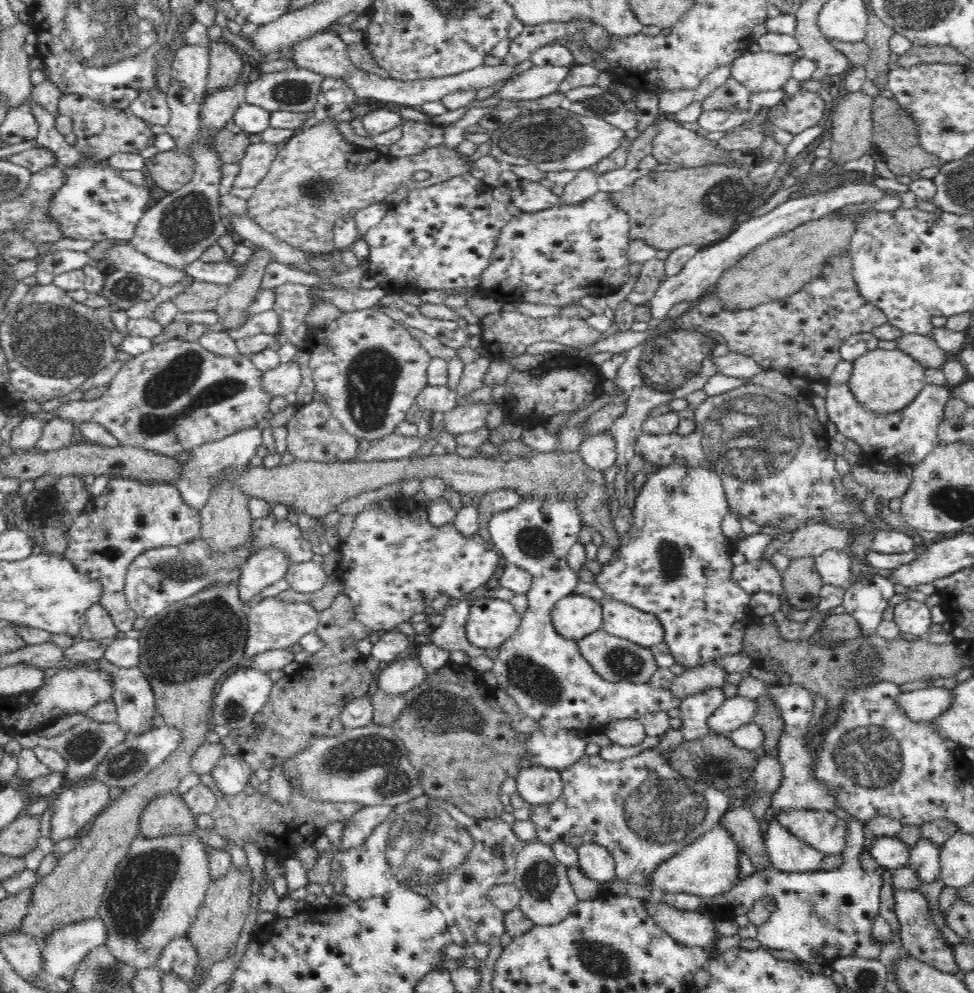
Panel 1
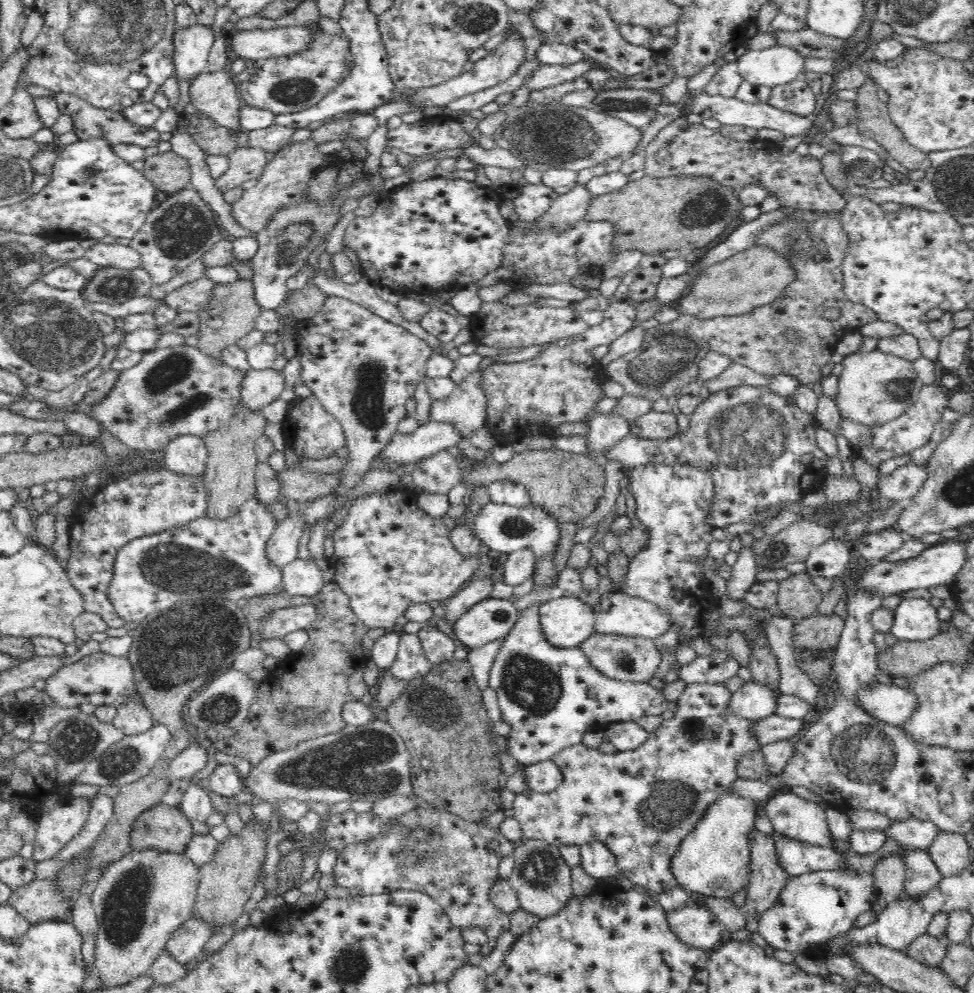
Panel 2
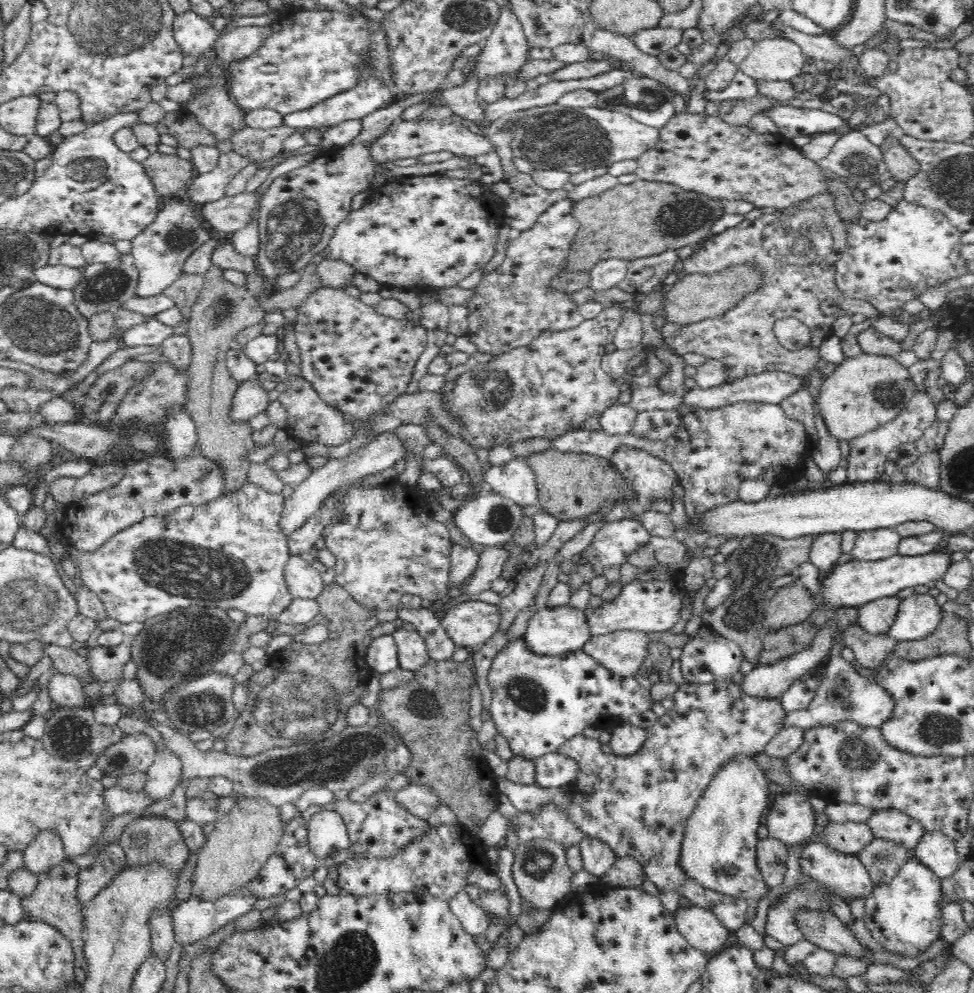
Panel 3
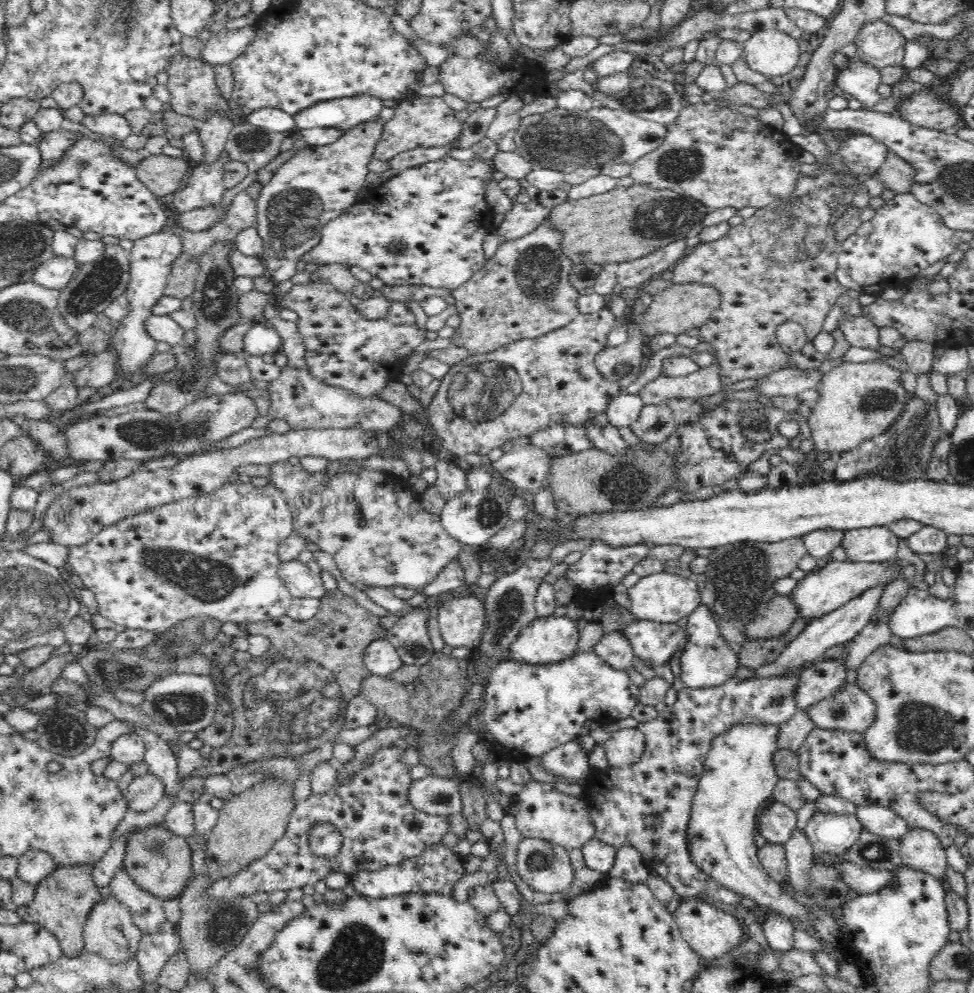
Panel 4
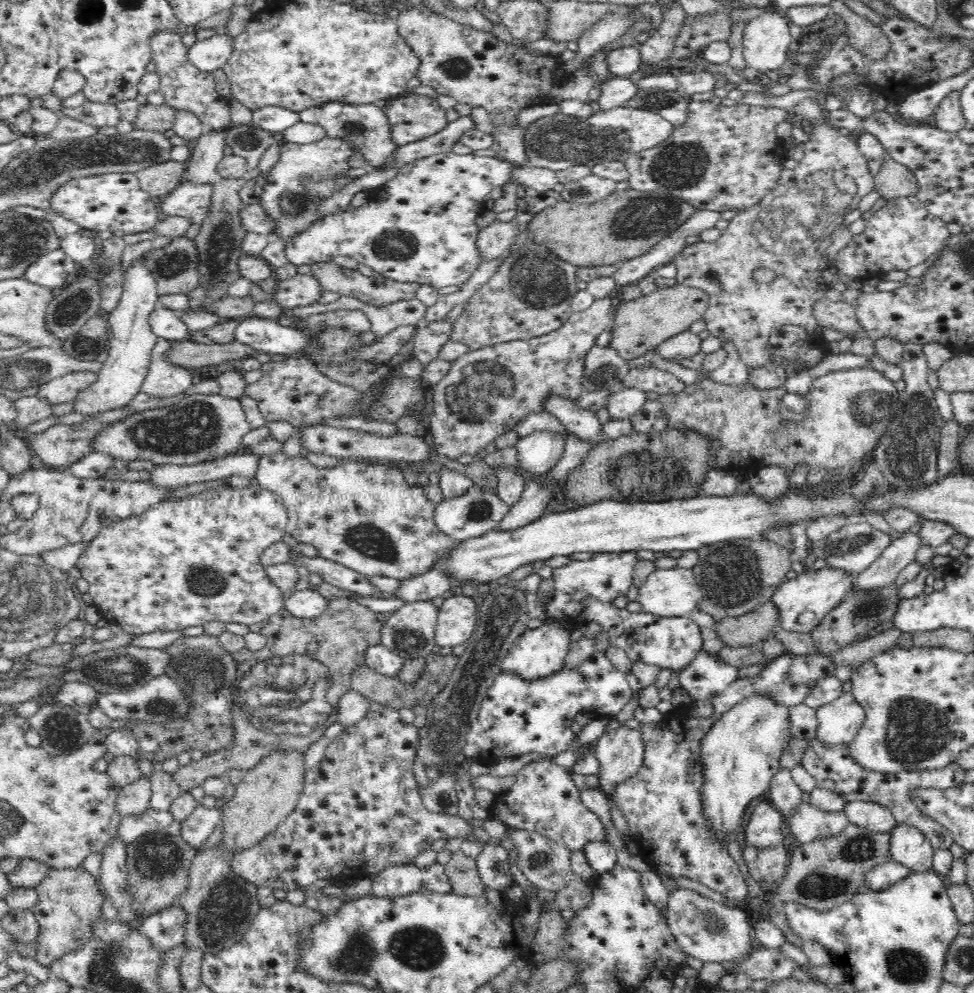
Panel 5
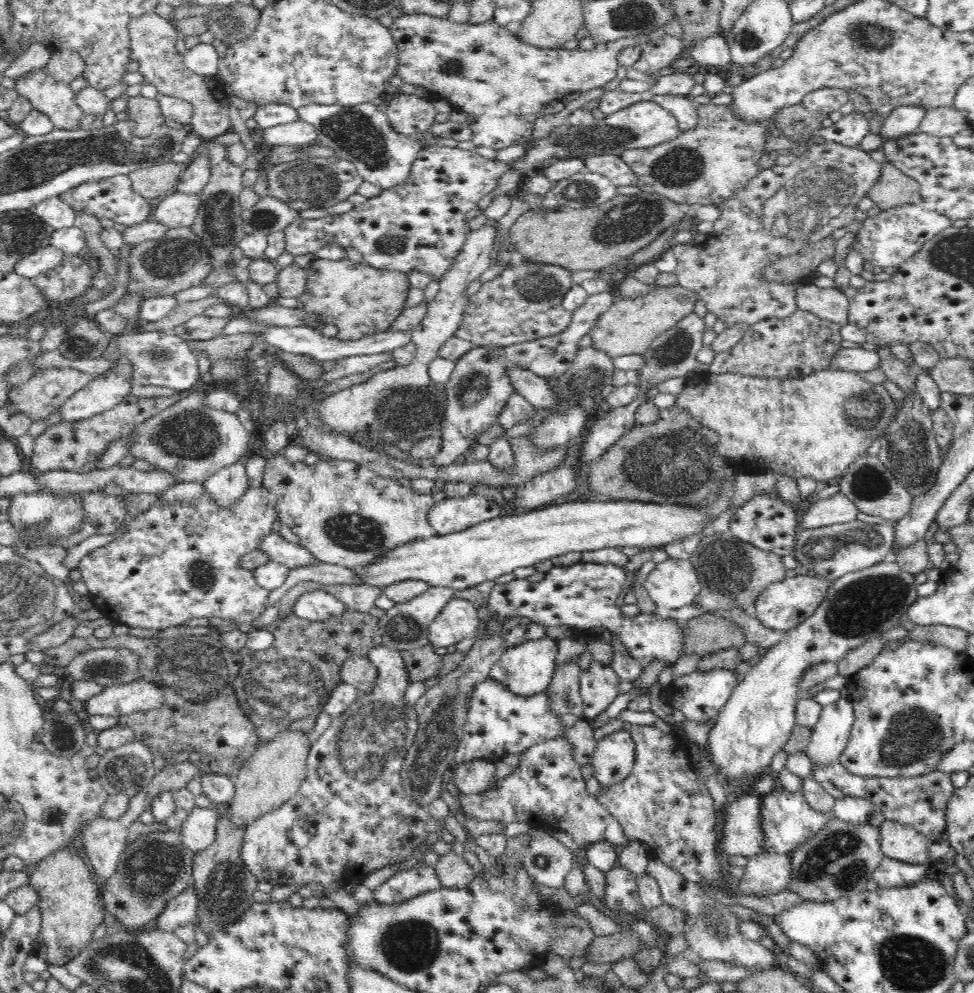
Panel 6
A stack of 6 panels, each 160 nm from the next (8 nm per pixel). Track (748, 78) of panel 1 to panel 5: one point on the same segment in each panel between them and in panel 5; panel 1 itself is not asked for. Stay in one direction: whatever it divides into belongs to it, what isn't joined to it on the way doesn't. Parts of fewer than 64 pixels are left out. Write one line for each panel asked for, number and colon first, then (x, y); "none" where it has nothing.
2: (774, 65)
3: (772, 59)
4: (772, 52)
5: (766, 39)

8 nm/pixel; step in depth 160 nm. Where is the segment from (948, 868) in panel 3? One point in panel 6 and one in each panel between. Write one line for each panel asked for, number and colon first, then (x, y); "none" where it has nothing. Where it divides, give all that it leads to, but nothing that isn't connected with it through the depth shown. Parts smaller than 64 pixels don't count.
4: (919, 849)
5: (908, 846)
6: (902, 842)

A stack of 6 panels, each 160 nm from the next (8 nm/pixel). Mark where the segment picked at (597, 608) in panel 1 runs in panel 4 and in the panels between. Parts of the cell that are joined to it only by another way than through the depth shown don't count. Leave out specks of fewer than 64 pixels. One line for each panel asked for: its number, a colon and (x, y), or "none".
2: (567, 621)
3: (551, 631)
4: (548, 640)

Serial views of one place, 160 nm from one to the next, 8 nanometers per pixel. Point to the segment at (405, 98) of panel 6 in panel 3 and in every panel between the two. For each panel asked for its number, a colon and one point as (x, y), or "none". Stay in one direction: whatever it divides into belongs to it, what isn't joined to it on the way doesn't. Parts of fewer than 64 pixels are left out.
3: (438, 128)
4: (425, 121)
5: (412, 117)

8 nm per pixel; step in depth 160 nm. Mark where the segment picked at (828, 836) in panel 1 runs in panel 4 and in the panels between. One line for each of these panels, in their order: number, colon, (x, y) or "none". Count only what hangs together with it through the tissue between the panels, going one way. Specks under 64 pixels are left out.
2: (793, 817)
3: (790, 820)
4: (776, 824)

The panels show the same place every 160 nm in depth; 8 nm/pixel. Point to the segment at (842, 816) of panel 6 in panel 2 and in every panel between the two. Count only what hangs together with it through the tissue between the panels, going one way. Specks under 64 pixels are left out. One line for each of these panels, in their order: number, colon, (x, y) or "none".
2: (913, 834)
3: (894, 825)
4: (878, 819)
5: (872, 816)

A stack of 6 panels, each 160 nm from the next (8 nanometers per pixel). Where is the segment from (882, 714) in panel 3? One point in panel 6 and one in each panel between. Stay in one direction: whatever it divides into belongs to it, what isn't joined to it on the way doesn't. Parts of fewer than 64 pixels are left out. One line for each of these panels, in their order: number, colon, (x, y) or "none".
4: (849, 710)
5: (839, 722)
6: (831, 734)

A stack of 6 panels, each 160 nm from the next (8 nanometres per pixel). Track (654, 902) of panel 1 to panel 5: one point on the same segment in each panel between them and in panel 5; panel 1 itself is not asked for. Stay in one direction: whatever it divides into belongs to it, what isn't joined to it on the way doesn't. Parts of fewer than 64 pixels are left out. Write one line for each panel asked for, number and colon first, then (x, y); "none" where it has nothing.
2: (696, 926)
3: (701, 928)
4: (710, 932)
5: (711, 931)

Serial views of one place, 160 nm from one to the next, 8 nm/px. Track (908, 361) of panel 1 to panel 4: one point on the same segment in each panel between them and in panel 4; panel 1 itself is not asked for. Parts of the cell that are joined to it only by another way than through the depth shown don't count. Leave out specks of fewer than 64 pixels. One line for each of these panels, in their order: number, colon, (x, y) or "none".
2: (873, 388)
3: (865, 392)
4: (857, 402)

